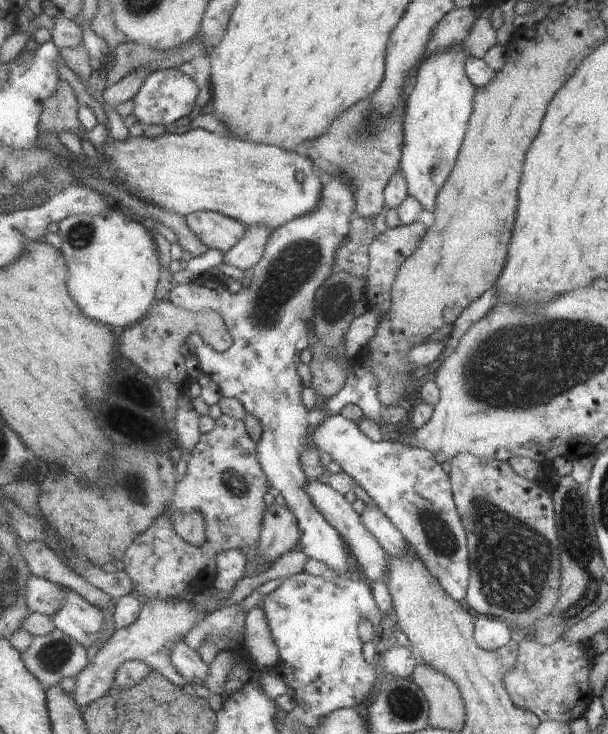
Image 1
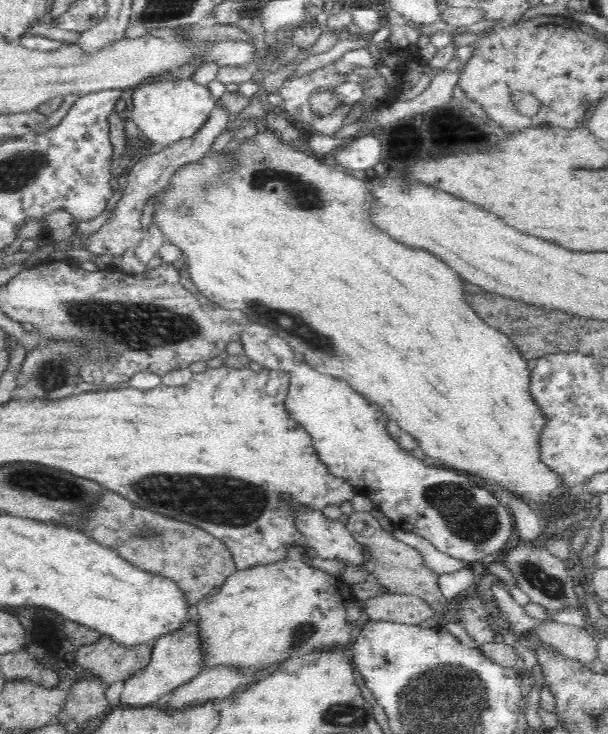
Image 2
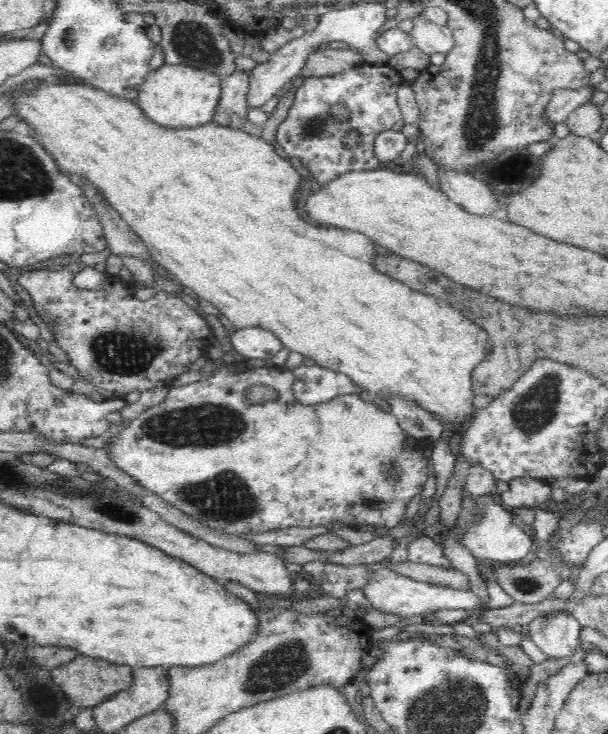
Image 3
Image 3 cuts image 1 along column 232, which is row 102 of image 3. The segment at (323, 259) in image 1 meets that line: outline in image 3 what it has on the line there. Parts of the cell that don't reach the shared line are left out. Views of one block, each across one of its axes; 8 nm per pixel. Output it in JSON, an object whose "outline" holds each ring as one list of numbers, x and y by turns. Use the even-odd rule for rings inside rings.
{"outline":[[362,64,332,76,308,77,294,94,286,118,276,132,276,145,287,158,298,158,314,175,321,186,338,181,352,172,365,172,383,167,374,157,374,142,384,131,402,130,404,125,401,109,397,103,397,92,402,85,399,72,388,64,376,66],[338,101,346,101,352,116,348,122,332,123,328,109],[348,132,357,132,360,145,347,148]]}

